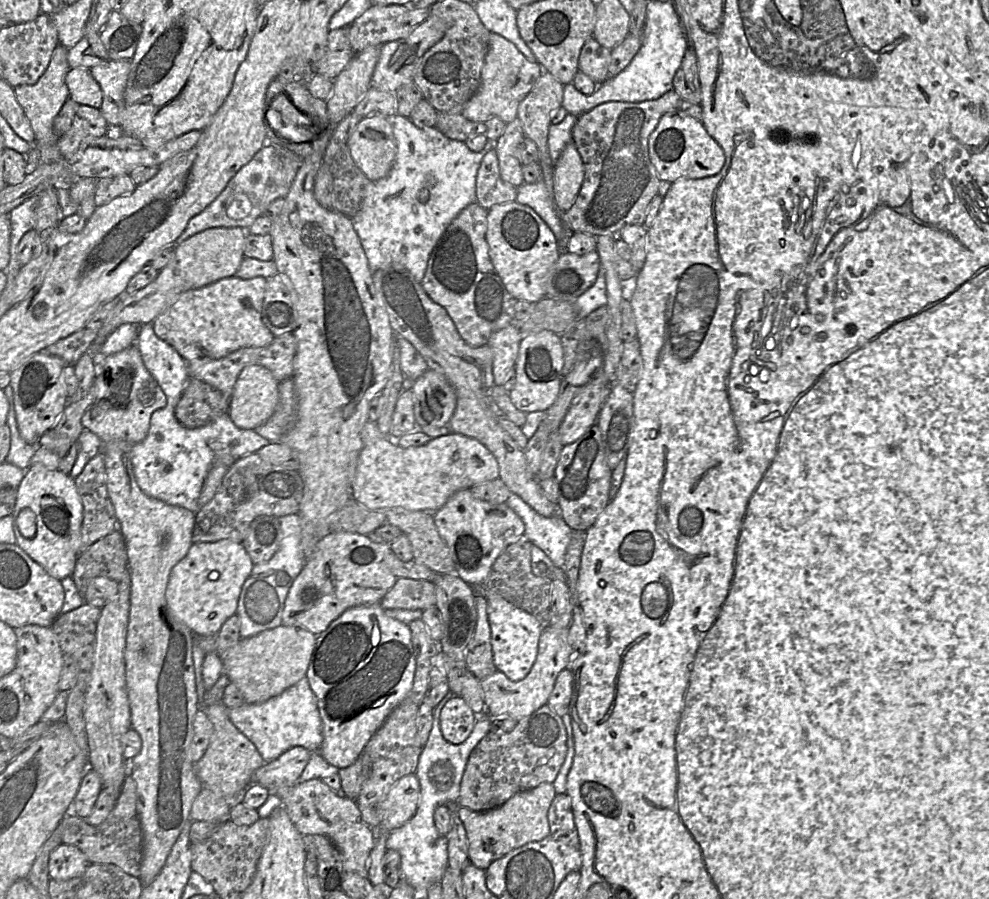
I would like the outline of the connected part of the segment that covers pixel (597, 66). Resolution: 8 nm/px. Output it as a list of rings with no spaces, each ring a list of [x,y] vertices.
[[[594,38],[583,45],[579,56],[579,69],[591,77],[598,85],[608,79],[611,49],[603,47]]]

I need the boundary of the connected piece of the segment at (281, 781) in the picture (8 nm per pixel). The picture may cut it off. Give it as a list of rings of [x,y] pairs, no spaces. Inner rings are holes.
[[[293,747],[257,769],[252,775],[252,784],[264,786],[270,794],[277,795],[276,788],[285,788],[297,782],[310,757],[309,750]]]

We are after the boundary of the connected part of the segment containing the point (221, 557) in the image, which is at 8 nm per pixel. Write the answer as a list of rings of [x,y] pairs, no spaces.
[[[223,539],[216,542],[193,543],[187,555],[172,569],[165,599],[170,615],[191,629],[194,635],[216,636],[224,622],[236,614],[243,584],[254,567],[242,543]]]

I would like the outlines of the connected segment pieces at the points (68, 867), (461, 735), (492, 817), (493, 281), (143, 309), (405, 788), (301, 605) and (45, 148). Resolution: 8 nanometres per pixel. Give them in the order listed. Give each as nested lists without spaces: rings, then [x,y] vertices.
[[[60,844],[52,851],[48,863],[50,879],[66,881],[85,873],[91,862],[76,846]]]
[[[453,697],[440,713],[440,728],[444,739],[454,745],[463,743],[470,736],[477,718],[464,699]]]
[[[545,783],[532,790],[522,791],[511,797],[501,807],[486,812],[474,812],[460,807],[458,816],[468,839],[468,860],[483,870],[509,852],[531,842],[538,842],[549,835],[548,811],[556,797],[553,784]]]
[[[477,203],[464,208],[447,226],[430,254],[425,274],[420,281],[428,296],[442,306],[453,320],[461,338],[472,347],[488,344],[490,336],[514,323],[515,300],[506,290],[489,257],[486,240],[488,210]]]
[[[219,227],[207,229],[188,238],[176,248],[173,259],[158,273],[153,282],[133,294],[127,294],[126,298],[108,313],[94,344],[100,346],[111,333],[123,324],[153,322],[185,291],[235,275],[244,259],[246,236],[247,230],[243,228]]]
[[[415,773],[399,779],[382,802],[382,820],[375,833],[392,832],[416,813],[420,799],[420,784]]]
[[[335,532],[323,537],[289,590],[282,625],[318,635],[347,609],[380,603],[398,579],[392,567],[399,559],[390,544],[373,542],[367,535],[351,532]]]
[[[59,45],[52,55],[48,68],[35,84],[21,85],[14,88],[16,99],[34,131],[35,141],[33,146],[39,151],[41,164],[50,164],[63,160],[58,147],[60,137],[54,131],[53,122],[69,99],[69,90],[65,82],[66,75],[71,70],[67,60],[68,50],[68,48]]]

